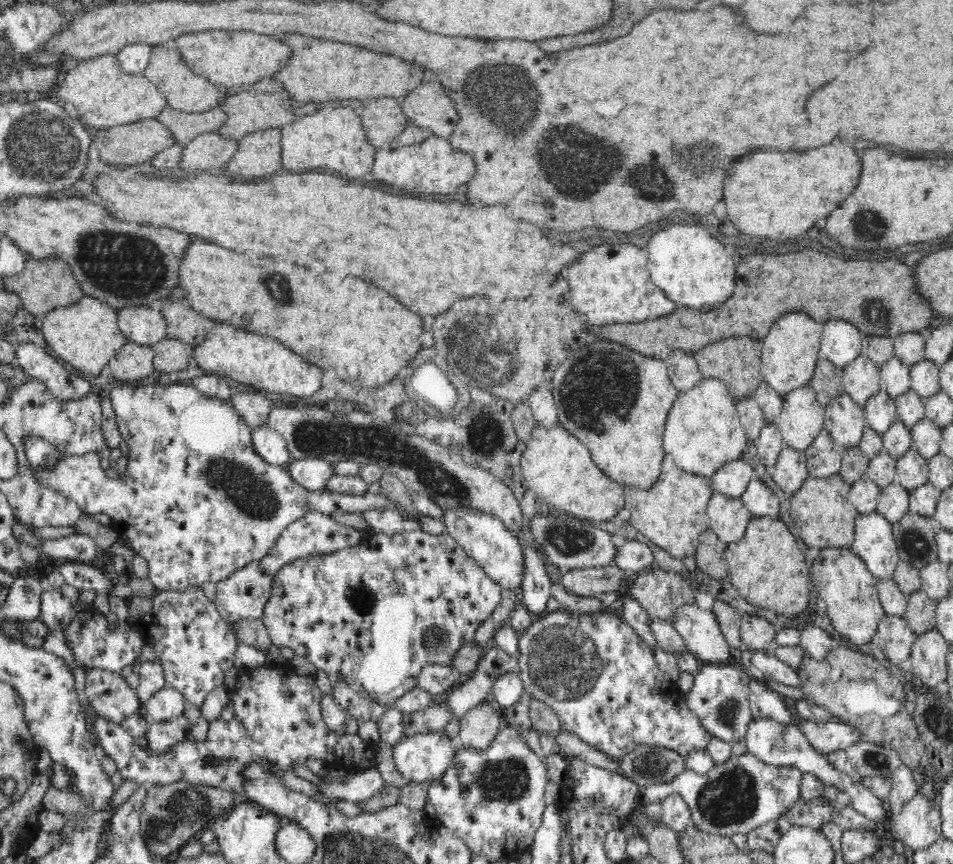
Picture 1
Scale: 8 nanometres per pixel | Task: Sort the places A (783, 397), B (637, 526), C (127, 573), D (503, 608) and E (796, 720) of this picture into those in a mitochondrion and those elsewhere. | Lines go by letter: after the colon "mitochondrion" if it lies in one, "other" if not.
A: other
B: other
C: other
D: other
E: other

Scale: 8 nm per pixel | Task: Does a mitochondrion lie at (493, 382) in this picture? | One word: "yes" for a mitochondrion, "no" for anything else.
yes

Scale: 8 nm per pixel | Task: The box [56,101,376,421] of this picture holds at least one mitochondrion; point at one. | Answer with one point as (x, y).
(130, 267)

